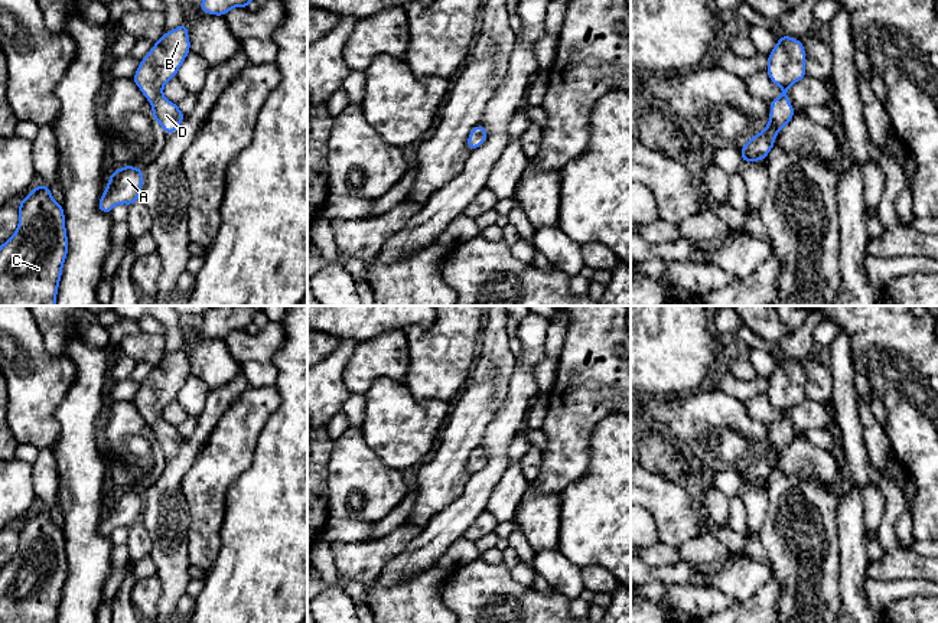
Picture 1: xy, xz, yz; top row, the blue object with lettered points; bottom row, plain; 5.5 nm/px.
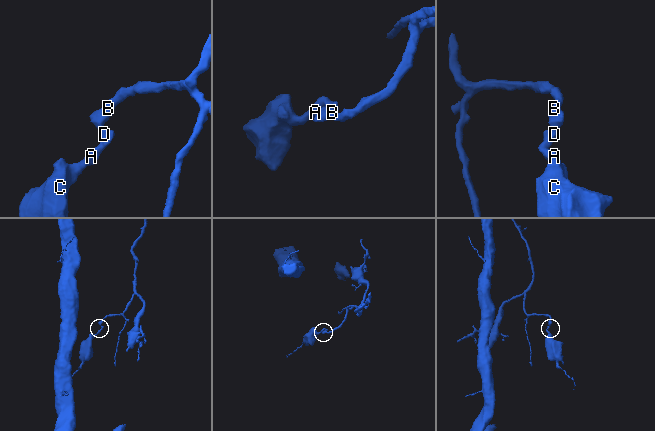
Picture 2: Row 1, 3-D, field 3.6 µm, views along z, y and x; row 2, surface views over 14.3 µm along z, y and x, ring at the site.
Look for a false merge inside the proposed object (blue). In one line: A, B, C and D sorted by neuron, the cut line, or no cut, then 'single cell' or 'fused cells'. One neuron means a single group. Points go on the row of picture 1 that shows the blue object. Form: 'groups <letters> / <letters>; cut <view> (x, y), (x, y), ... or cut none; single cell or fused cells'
groups A B C D; cut none; single cell

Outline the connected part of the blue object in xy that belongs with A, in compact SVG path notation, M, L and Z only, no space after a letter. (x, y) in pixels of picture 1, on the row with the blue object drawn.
M123 166L108 179L107 187L98 200L98 209L102 213L113 211L115 205L134 205L139 202L143 186L143 169L134 166Z

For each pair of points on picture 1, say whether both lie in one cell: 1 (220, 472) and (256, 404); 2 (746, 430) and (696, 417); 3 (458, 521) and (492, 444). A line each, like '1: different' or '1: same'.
1: same
2: same
3: same

